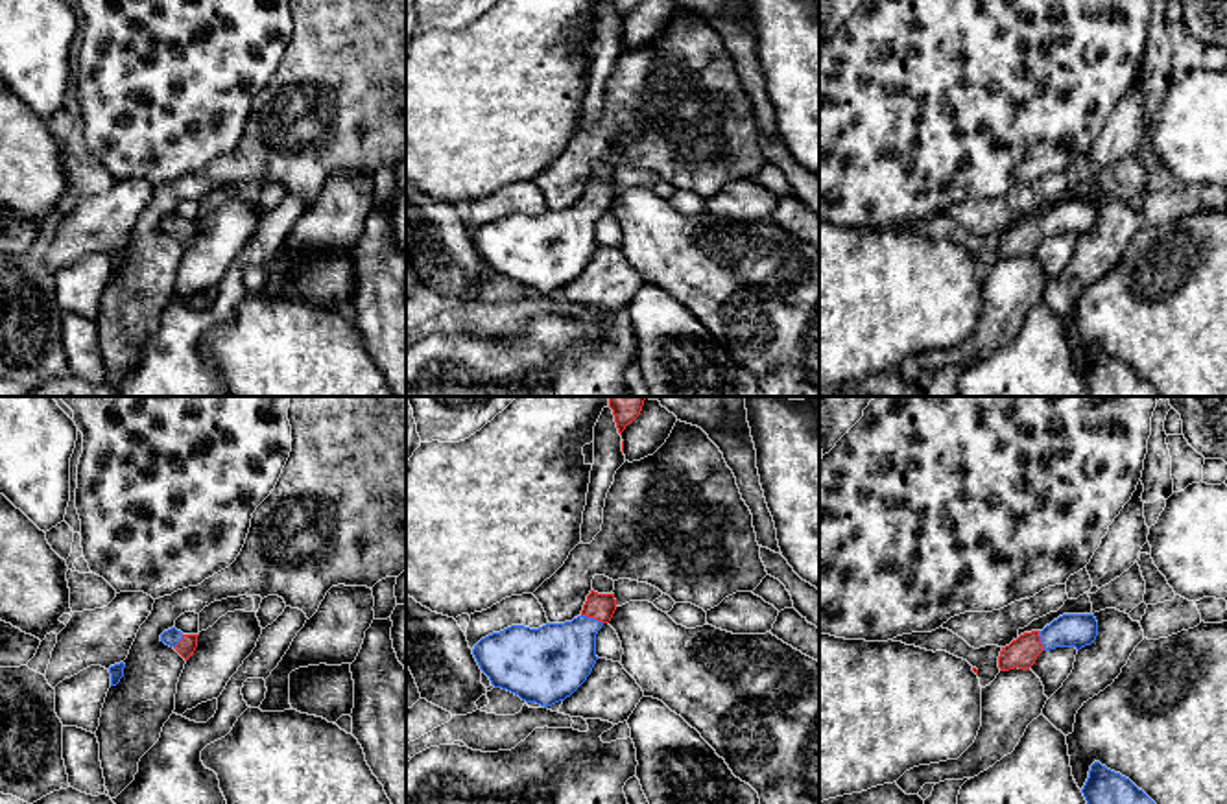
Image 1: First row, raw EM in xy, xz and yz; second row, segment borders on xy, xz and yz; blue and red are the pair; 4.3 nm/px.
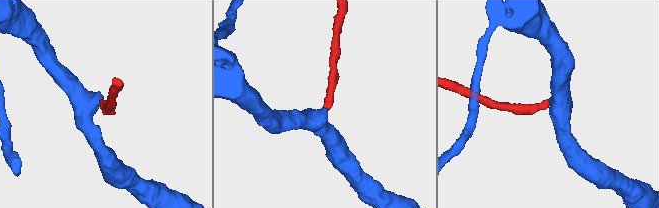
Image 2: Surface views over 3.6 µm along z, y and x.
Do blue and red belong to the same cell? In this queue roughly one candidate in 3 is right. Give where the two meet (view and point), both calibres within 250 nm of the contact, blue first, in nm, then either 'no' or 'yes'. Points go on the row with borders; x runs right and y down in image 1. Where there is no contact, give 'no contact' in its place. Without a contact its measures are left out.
contact xz (593, 618); calibres 320 and 120 nm; yes

